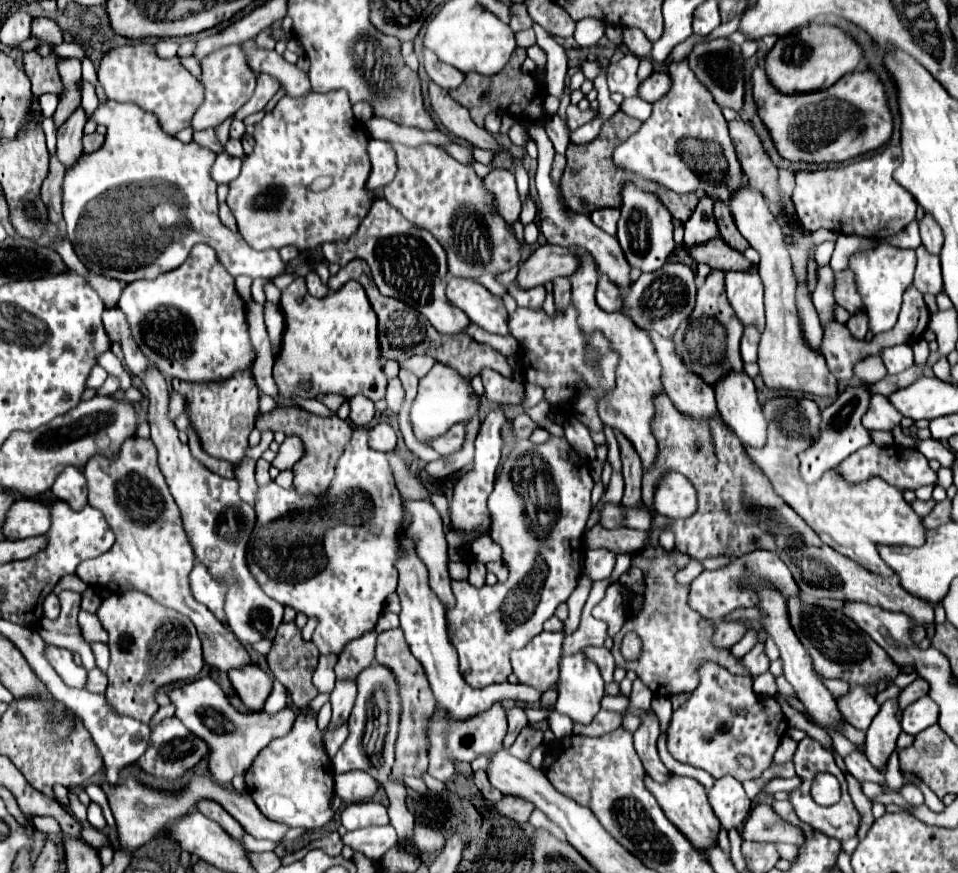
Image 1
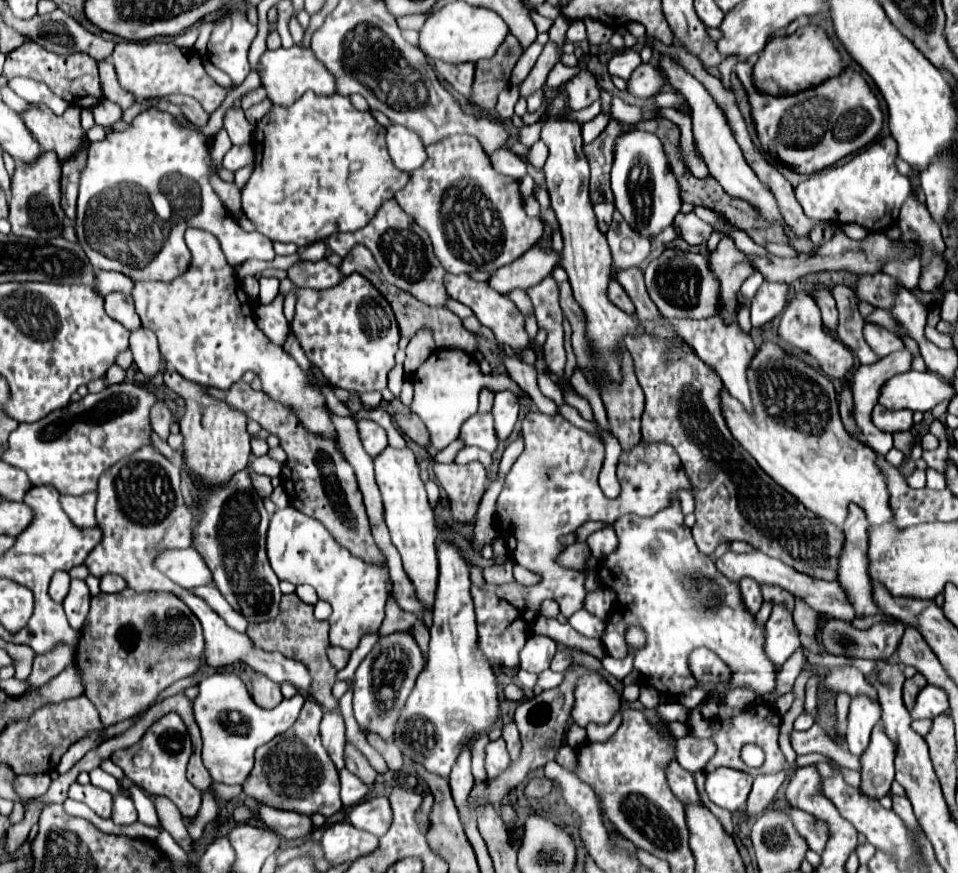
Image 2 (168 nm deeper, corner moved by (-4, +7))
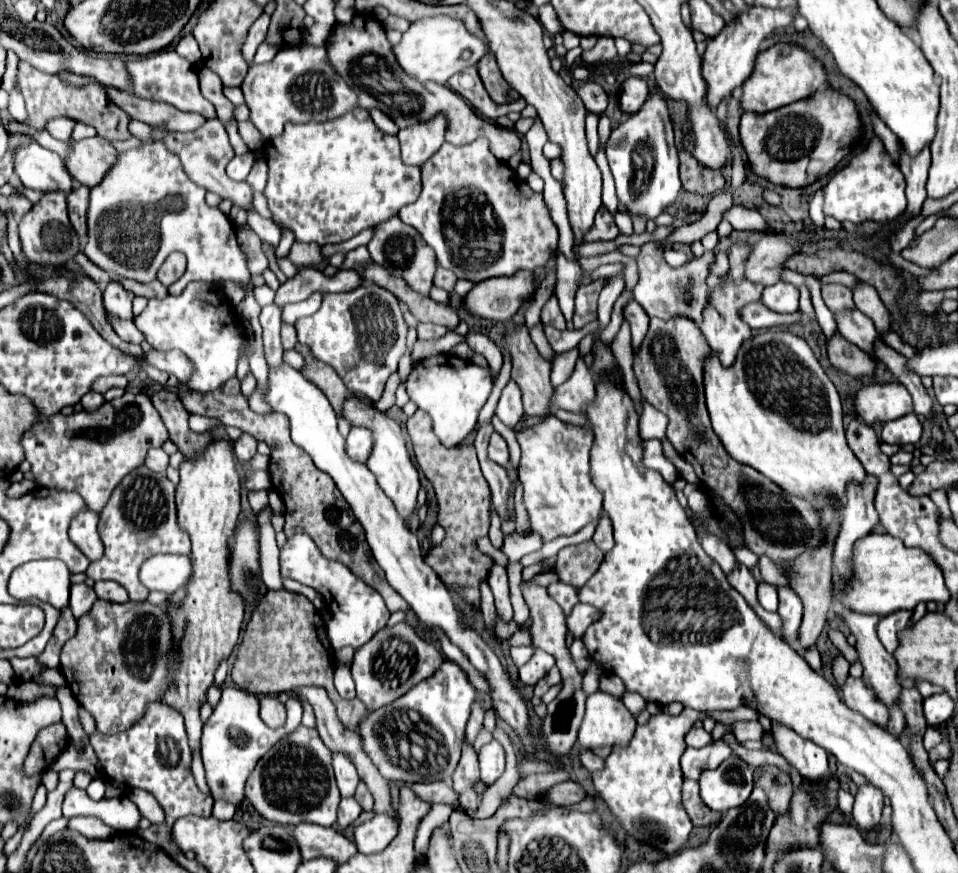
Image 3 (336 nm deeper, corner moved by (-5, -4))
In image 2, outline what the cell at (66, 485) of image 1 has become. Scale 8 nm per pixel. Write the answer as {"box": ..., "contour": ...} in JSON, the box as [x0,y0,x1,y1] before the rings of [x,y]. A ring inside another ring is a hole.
{"box":[61,493,97,529],"contour":[[[87,493],[87,495],[79,495],[79,497],[61,495],[61,507],[79,529],[91,529],[97,525],[95,499],[97,499],[95,493]]]}

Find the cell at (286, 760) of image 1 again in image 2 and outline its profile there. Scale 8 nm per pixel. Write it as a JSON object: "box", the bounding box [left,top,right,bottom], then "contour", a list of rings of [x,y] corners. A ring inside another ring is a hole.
{"box":[243,699,341,817],"contour":[[[307,699],[297,721],[281,735],[271,739],[267,745],[255,751],[255,767],[243,783],[243,793],[255,801],[297,813],[323,813],[327,817],[335,815],[341,809],[339,797],[339,771],[329,759],[327,751],[321,745],[319,721],[323,709],[317,701]]]}

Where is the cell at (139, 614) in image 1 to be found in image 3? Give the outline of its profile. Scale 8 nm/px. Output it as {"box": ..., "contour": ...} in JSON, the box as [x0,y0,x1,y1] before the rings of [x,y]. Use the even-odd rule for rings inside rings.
{"box":[60,600,180,734],"contour":[[[96,600],[92,610],[78,620],[76,636],[64,644],[60,666],[74,698],[78,698],[78,704],[94,716],[96,730],[102,734],[116,734],[124,728],[132,728],[132,724],[146,712],[148,704],[162,700],[164,692],[172,686],[172,674],[178,660],[180,650],[174,646],[172,618],[164,606],[132,600],[124,604]]]}

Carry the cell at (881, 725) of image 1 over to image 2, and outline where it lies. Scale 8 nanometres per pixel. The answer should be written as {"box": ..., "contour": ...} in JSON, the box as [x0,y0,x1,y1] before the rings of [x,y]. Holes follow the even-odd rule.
{"box":[859,723,895,799],"contour":[[[879,723],[871,733],[871,741],[867,749],[859,757],[861,761],[861,789],[859,791],[865,797],[881,799],[889,793],[891,783],[895,779],[893,757],[895,757],[895,745],[883,733],[883,725]]]}

